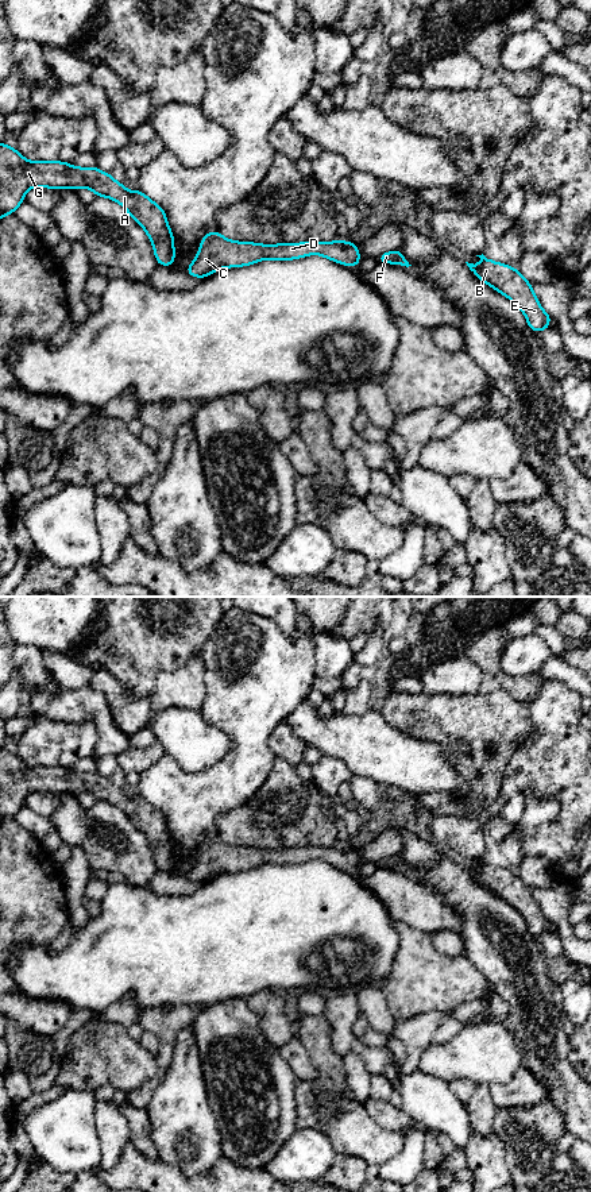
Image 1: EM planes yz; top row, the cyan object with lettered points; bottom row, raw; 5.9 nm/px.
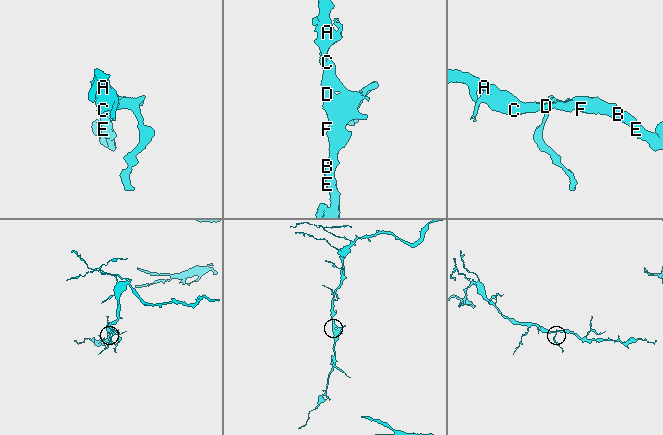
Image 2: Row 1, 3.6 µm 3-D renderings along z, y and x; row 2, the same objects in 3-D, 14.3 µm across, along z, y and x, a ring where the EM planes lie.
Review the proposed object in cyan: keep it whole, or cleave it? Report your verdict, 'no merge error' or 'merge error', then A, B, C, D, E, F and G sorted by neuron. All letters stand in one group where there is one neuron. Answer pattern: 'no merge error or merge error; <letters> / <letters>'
no merge error; A B C D E F G

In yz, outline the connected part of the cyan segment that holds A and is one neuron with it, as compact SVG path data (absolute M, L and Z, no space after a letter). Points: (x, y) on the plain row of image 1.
M0 747L0 823L15 818L28 794L90 792L97 802L108 802L125 813L144 833L152 846L158 869L171 871L175 865L174 841L165 815L139 794L127 795L109 778L93 772L73 772L69 767L30 767L16 753Z

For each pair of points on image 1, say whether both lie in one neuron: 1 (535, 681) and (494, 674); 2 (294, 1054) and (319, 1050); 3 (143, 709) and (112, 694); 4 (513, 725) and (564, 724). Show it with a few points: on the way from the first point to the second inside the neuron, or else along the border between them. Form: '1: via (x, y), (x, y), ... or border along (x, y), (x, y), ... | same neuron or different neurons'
1: via (525, 682), (503, 681) | same neuron
2: border along (296, 1037), (319, 1073) | different neurons
3: via (135, 709), (127, 709), (120, 702) | same neuron
4: border along (530, 702), (530, 732), (513, 751) | different neurons

